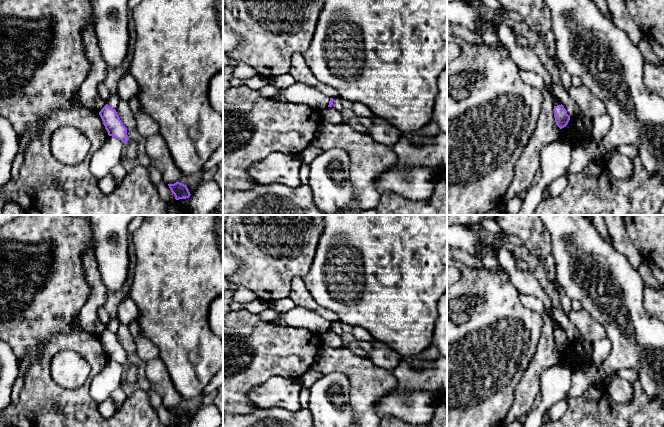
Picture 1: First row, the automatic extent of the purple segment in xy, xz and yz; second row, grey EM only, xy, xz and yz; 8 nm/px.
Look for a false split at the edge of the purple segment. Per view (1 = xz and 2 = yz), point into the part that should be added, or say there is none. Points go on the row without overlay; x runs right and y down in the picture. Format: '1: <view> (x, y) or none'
1: none
2: none

